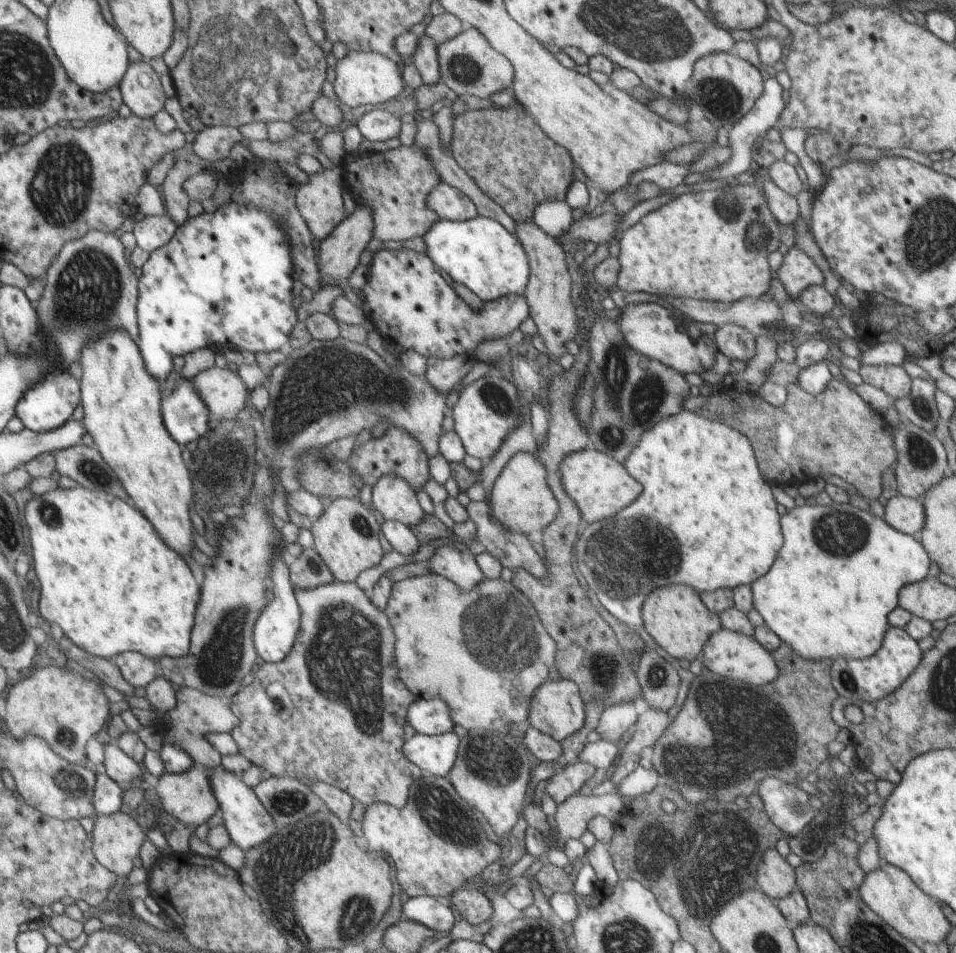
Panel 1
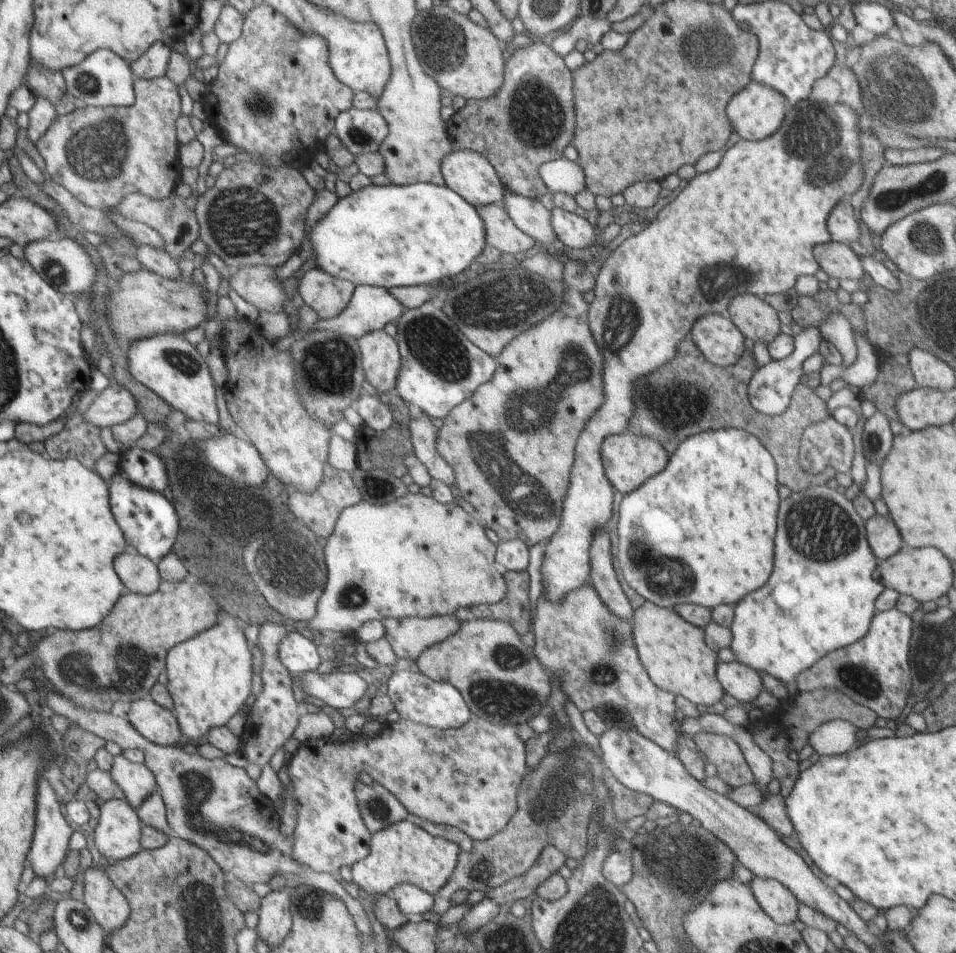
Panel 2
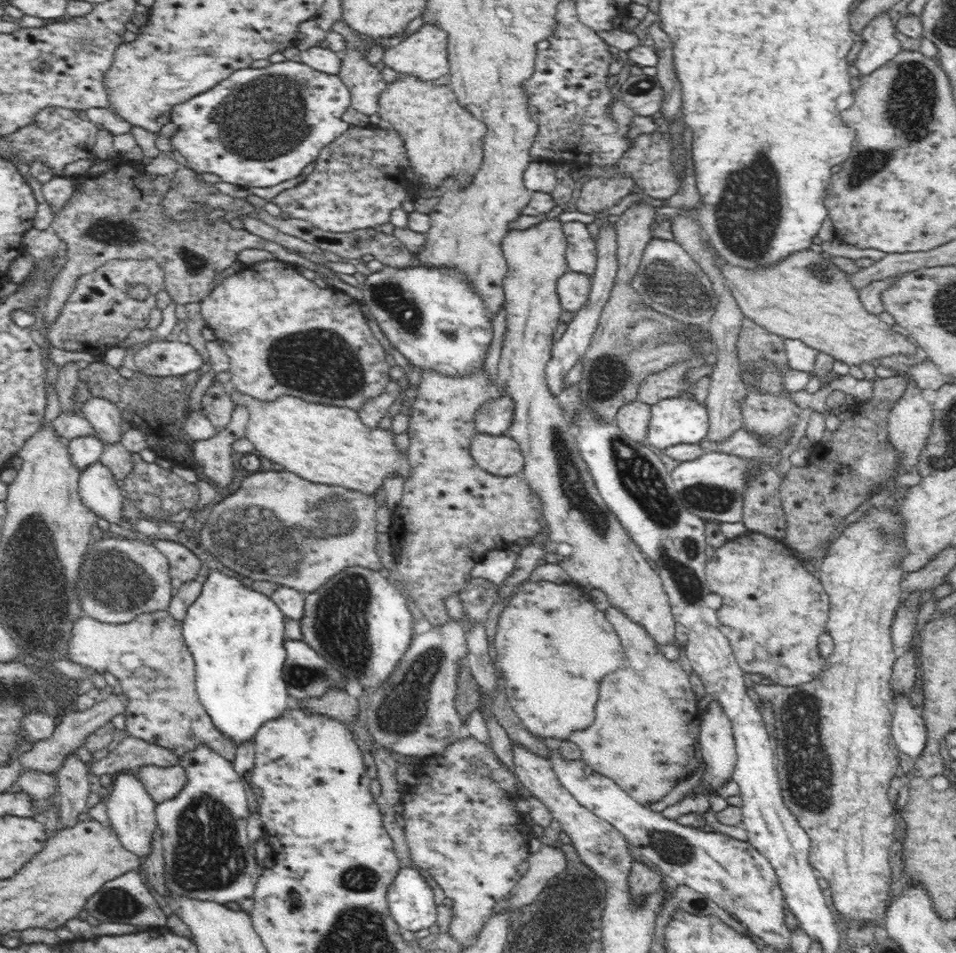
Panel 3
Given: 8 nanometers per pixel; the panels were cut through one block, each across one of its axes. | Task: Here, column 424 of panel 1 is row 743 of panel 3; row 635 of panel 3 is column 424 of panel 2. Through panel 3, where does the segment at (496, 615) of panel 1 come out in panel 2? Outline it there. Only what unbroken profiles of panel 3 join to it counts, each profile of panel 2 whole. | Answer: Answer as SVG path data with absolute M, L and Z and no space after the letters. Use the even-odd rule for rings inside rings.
M452 615L432 618L385 618L383 625L385 637L398 659L418 660L424 650L456 634L461 623Z

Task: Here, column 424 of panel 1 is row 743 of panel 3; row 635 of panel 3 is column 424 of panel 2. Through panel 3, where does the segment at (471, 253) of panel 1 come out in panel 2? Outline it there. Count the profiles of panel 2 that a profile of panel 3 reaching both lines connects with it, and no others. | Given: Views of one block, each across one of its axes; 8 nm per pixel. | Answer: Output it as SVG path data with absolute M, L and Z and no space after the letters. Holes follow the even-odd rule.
M421 182L411 184L410 186L369 185L360 190L352 191L352 194L348 194L344 198L340 198L330 212L310 228L308 238L310 238L310 245L305 249L309 250L311 248L312 252L314 252L313 259L316 260L315 268L324 270L326 274L332 274L332 278L342 278L342 280L350 281L356 287L358 285L368 285L392 289L396 287L429 285L438 281L447 281L448 279L462 277L464 270L483 252L484 246L486 245L486 226L484 226L480 214L476 212L476 208L469 202L465 202L462 196L456 194L454 190L450 190L446 185L436 186L432 183Z

